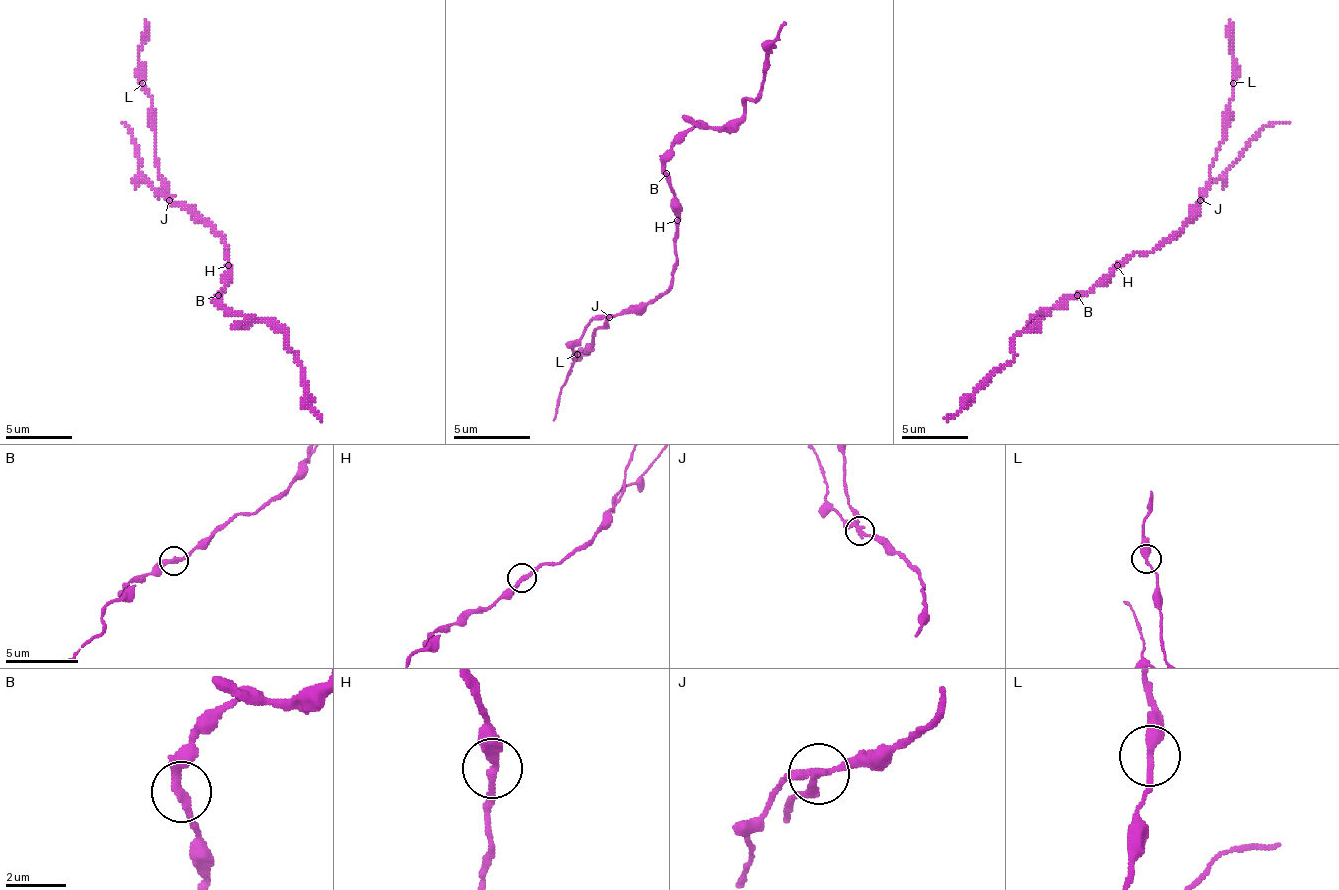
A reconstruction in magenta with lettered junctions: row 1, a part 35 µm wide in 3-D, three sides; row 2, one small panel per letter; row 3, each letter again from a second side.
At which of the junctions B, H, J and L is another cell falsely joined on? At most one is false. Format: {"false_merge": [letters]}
{"false_merge": ["J"]}

